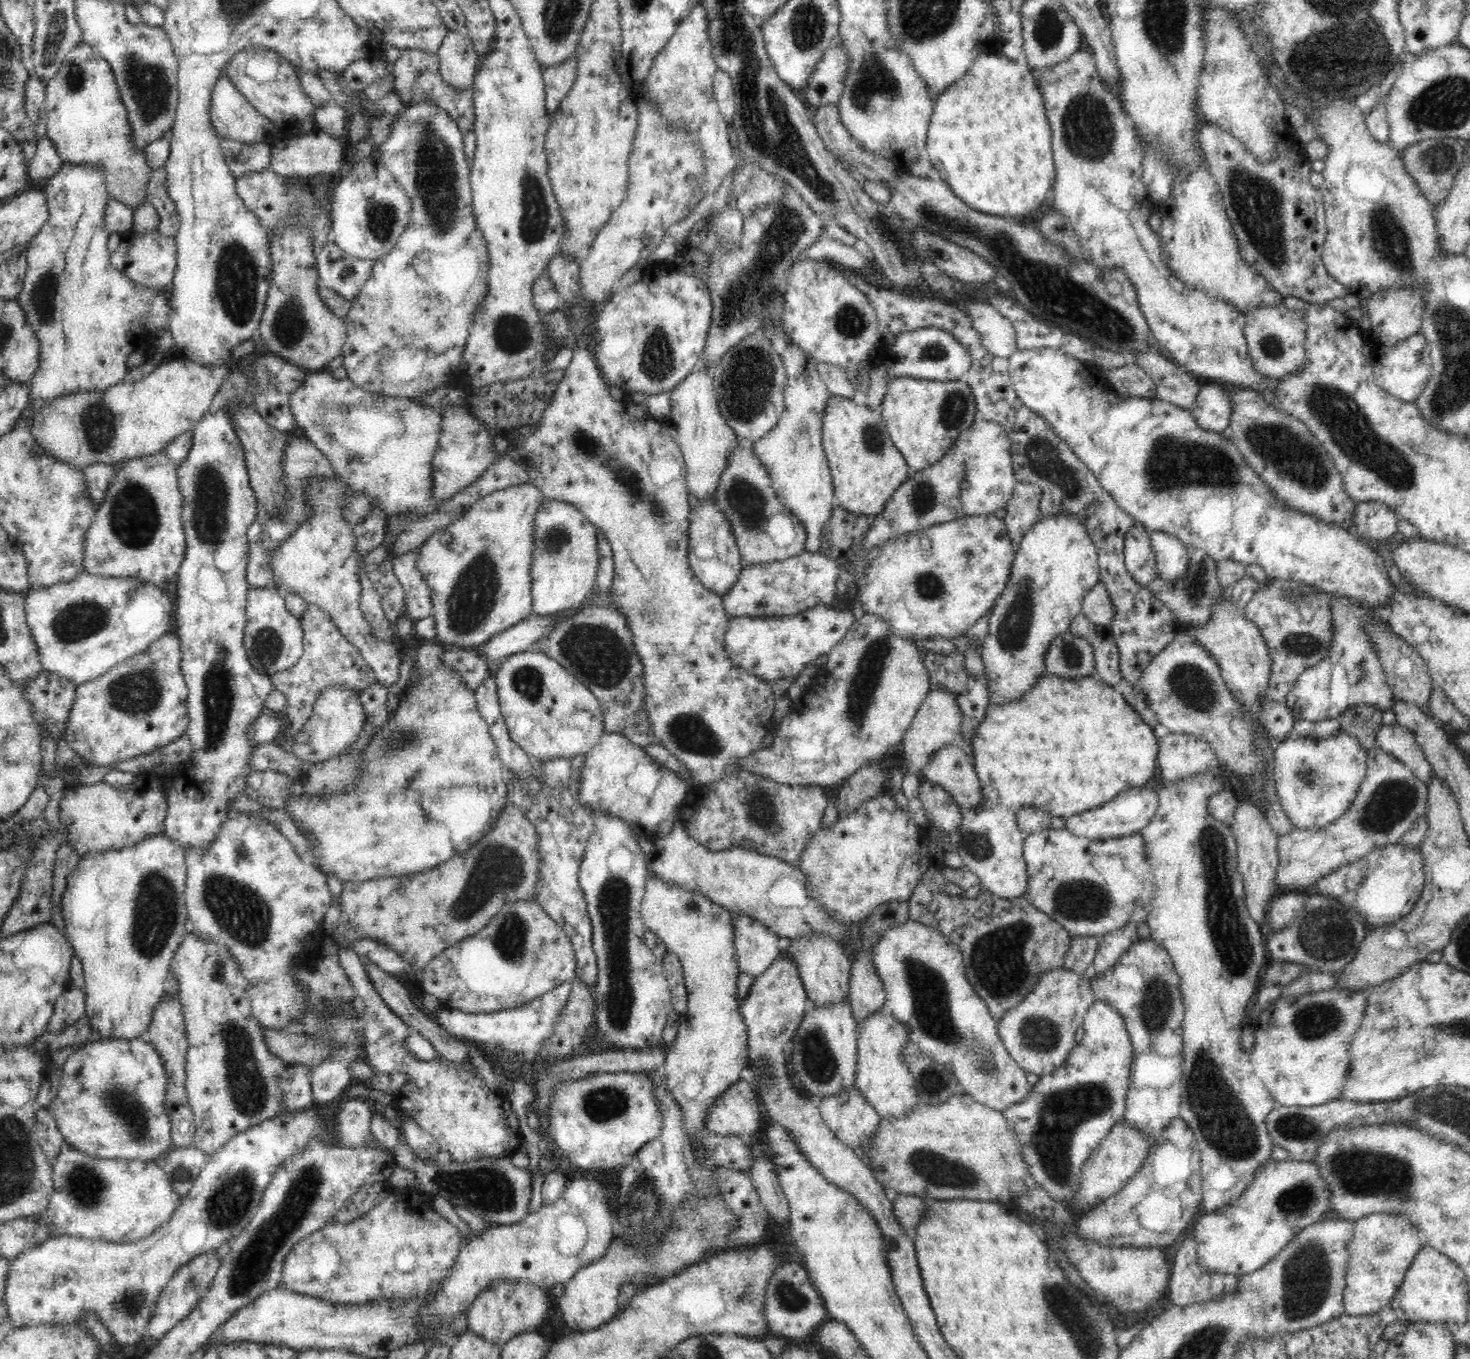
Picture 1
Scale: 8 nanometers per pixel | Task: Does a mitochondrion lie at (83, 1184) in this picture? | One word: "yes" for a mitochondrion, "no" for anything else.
yes

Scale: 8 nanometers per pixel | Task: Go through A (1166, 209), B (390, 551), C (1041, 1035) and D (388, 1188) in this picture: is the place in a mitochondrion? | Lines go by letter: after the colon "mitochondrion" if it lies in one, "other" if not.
A: other
B: other
C: mitochondrion
D: other

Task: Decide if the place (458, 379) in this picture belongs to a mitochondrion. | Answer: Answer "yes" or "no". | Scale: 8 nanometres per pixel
no

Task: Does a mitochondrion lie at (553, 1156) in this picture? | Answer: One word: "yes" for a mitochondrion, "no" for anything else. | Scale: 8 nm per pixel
no

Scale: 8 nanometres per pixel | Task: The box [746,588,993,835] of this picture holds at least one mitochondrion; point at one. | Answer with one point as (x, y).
(866, 678)

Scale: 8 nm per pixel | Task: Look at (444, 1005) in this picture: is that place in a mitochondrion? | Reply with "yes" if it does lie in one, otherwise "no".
no

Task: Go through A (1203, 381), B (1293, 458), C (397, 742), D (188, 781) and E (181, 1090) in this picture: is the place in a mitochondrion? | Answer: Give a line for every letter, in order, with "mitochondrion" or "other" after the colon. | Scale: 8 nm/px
A: other
B: mitochondrion
C: mitochondrion
D: other
E: other

